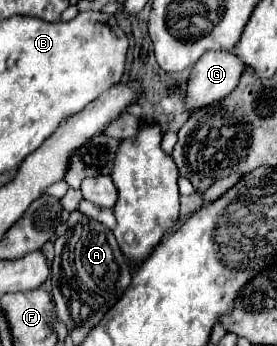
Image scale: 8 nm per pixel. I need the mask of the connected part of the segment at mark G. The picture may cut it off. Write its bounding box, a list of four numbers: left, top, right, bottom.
[187,51,245,109]

